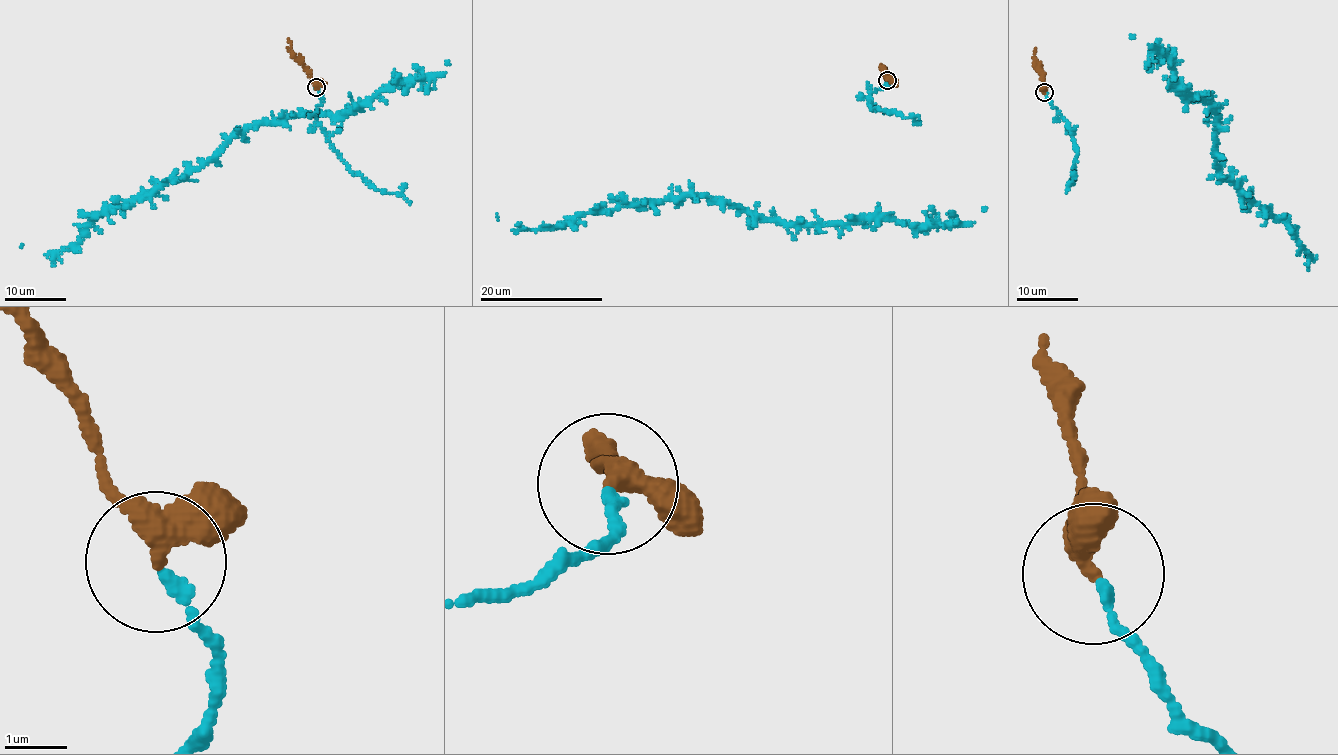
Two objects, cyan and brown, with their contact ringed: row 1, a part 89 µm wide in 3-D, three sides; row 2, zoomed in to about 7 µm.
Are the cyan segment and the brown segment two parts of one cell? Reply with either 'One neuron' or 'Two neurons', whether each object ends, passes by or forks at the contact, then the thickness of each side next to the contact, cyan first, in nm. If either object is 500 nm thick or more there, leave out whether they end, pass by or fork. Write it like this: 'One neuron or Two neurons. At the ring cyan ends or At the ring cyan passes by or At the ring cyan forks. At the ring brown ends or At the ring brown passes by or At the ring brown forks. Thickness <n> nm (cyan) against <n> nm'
One neuron. At the ring cyan ends. At the ring brown passes by. Thickness 160 nm (cyan) against 320 nm

